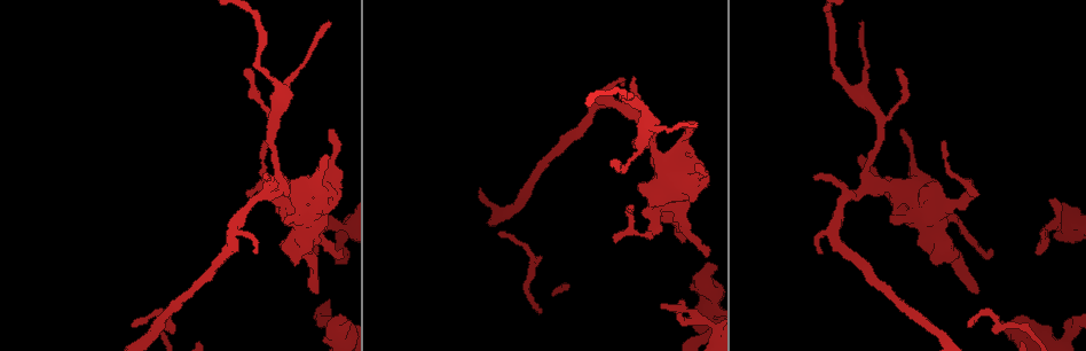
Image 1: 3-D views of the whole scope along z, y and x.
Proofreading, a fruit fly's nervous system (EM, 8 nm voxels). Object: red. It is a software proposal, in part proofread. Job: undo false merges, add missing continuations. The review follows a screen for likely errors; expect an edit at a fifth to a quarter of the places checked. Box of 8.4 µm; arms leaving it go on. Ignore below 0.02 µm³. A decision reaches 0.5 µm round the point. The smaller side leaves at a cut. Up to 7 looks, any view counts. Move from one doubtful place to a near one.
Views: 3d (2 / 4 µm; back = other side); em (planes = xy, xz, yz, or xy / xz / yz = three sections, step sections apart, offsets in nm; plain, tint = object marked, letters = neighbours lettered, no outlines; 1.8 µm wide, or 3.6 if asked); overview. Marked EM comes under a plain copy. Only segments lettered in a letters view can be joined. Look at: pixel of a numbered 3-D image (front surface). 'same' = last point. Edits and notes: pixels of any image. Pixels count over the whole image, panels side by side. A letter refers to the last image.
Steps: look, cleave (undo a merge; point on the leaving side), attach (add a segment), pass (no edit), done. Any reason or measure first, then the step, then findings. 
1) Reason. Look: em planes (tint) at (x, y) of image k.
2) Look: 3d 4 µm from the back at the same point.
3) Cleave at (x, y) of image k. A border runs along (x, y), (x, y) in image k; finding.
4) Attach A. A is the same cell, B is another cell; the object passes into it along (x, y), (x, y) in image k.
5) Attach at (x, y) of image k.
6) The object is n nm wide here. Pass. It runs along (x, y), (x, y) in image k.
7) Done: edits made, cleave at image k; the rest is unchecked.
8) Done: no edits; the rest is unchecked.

Sharp bend. Look: em yz step 4 (tint) at (682, 188) of image 1.

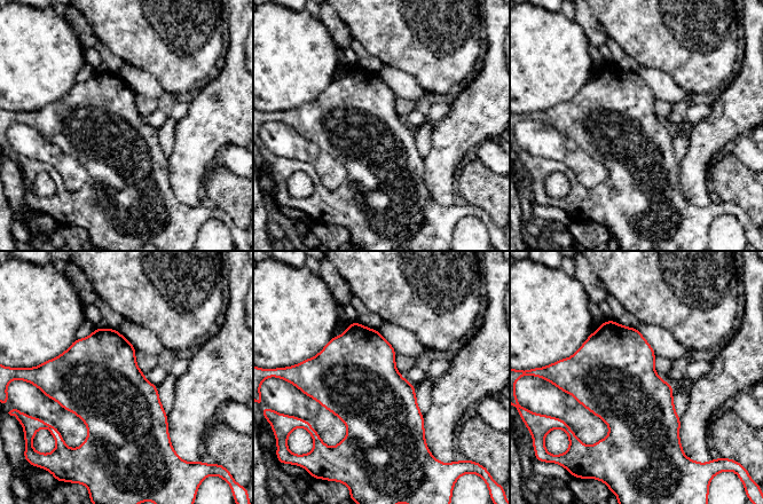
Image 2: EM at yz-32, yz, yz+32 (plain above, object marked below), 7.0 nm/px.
Look: em planes (letters) at the same point.

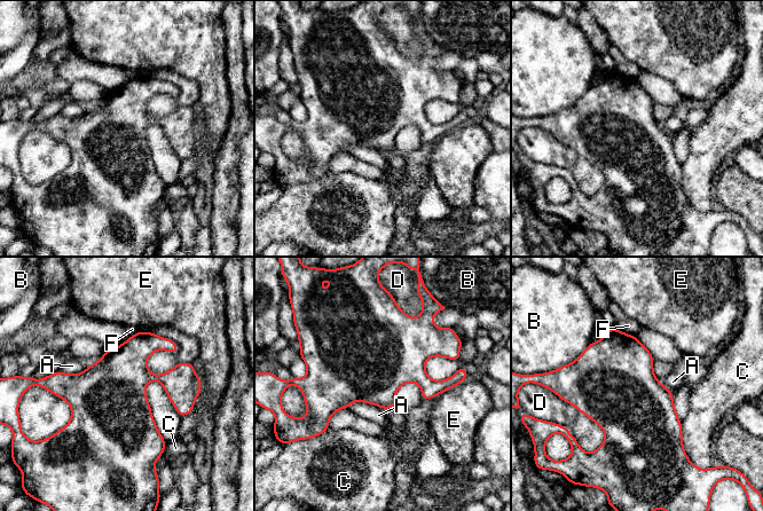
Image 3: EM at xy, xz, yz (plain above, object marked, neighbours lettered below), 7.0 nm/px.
The object is 500 nm wide here. Pass. A, B, C, D, E and F are other cells; a border runs along (348, 403), (369, 402), (385, 410) in image 3; continuous, no second neuron.

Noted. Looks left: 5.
Look: 3d 2 µm at (1050, 198) of image 1.

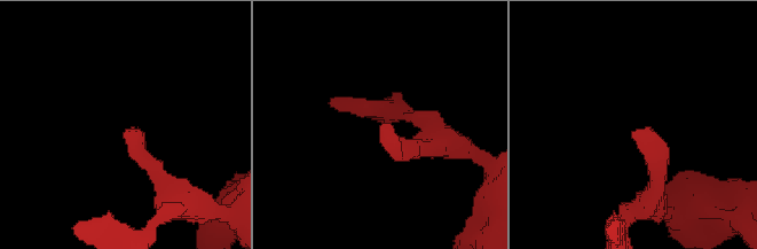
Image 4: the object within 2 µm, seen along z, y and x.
Now the EM. Look: em yz step 16 (tint) at (379, 126) of image 4.

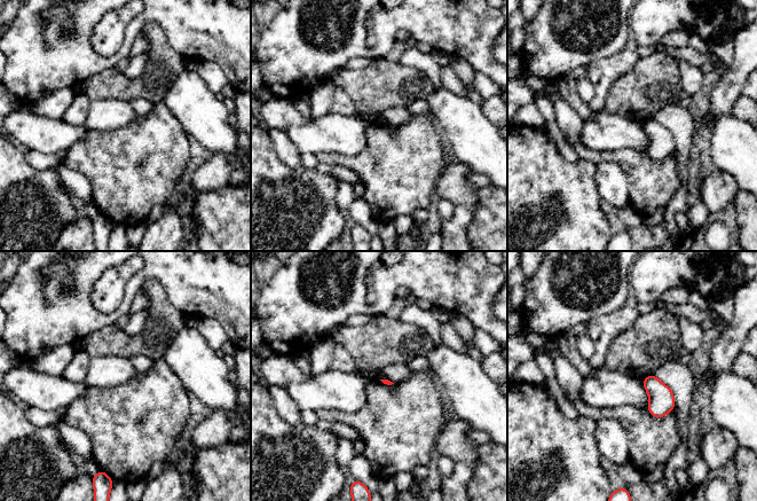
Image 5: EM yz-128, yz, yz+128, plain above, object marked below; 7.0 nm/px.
Another direction. Look: em xz step 8 (letters) at the same point.

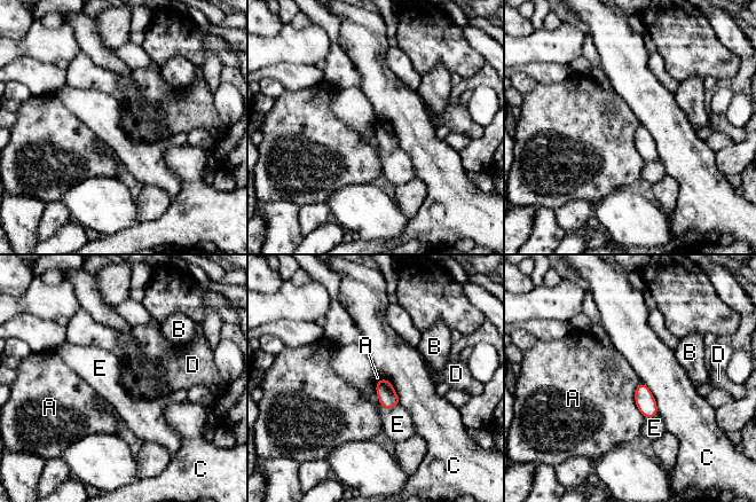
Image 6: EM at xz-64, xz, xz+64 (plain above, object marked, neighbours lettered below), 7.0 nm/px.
Pass. A, B, C, D and E are other cells; a border runs along (376, 382), (379, 404), (399, 405) in image 6; none of them fits.

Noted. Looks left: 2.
Calibre changes. Look: 3d 2 µm at (639, 145) of image 1.

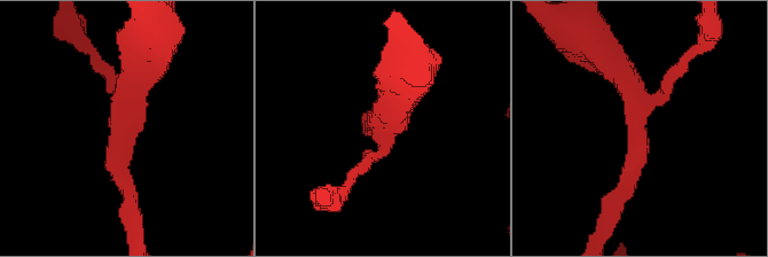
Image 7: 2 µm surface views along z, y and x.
Need the tissue. Look: em yz step 4 (letters) at (388, 124) of image 7.

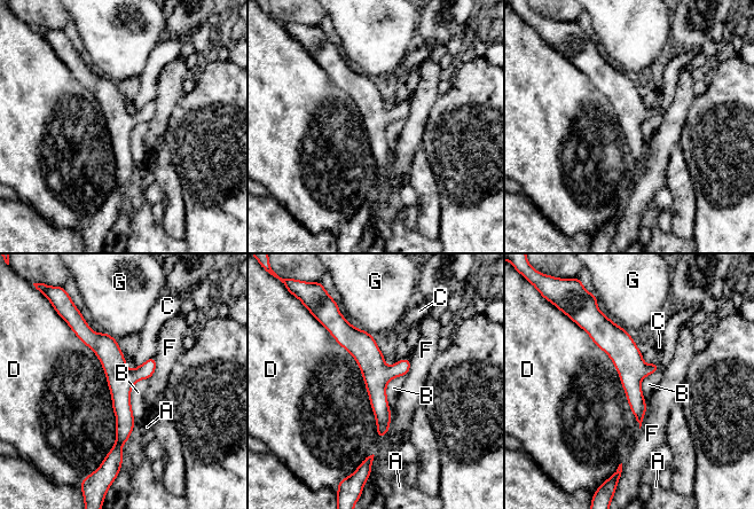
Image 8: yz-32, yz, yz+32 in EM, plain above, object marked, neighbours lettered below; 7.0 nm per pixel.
The object is 190 nm wide here. Pass. A, B, C, D, F and G are other cells; it runs along (83, 325), (120, 380), (115, 451) in image 8; continuous, no second neuron.

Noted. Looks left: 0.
Done: no edits; the rest is unchecked.

